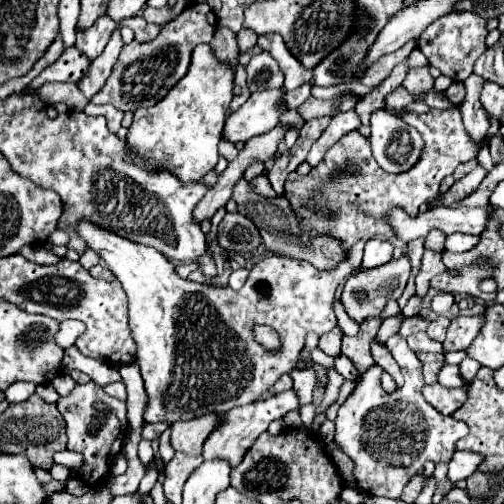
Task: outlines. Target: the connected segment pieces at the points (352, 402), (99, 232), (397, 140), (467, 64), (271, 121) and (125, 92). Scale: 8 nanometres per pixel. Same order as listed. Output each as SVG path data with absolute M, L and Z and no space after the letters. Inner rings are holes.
M393 334L387 342L393 358L403 370L405 384L393 394L385 392L379 384L379 376L383 372L381 366L369 368L353 394L339 408L335 418L335 444L341 452L345 452L355 464L355 480L361 490L371 496L385 498L401 498L405 484L423 472L427 460L433 464L449 462L455 452L455 442L467 434L467 426L457 422L451 416L439 414L431 404L421 396L423 376L419 370L419 360L409 350L405 338L401 334Z
M79 220L75 232L85 240L89 250L97 252L101 260L105 260L107 268L121 282L129 298L129 326L137 342L137 362L141 366L145 392L149 396L145 422L193 420L209 412L223 414L231 408L259 400L279 380L279 374L293 370L309 330L315 330L319 336L323 336L337 326L337 318L331 310L335 288L343 278L359 270L363 246L371 240L369 236L363 236L359 242L355 242L347 258L343 258L343 262L339 262L333 270L319 270L303 260L269 254L251 268L247 284L241 288L241 292L237 292L229 286L207 286L201 282L183 280L175 274L173 262L155 248L131 242L91 220ZM255 324L267 324L279 334L283 348L279 348L277 354L267 354L251 338L251 326Z
M377 110L371 116L371 150L377 164L391 174L401 174L413 168L419 160L423 140L417 134L409 132L409 126L393 116L389 110ZM409 136L409 142L403 144L401 138Z
M473 12L445 14L443 18L435 20L433 24L429 24L423 30L423 34L419 36L419 50L427 56L431 66L441 70L443 76L449 76L451 80L463 82L473 72L475 58L479 58L479 54L483 54L483 50L487 50L485 24L487 24L487 20L481 18L479 14L473 14Z
M267 90L251 94L241 108L227 116L221 136L233 144L245 144L251 138L269 132L273 126L279 124L279 116L283 114L277 108L277 100L281 96L285 96L285 90Z
M191 4L175 20L167 22L159 36L151 42L125 44L111 76L103 90L95 94L91 104L111 104L121 112L135 112L137 108L149 108L157 104L185 74L191 62L191 52L201 42L211 42L217 28L217 16L207 4Z

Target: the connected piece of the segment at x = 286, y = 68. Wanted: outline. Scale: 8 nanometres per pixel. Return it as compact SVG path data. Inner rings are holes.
M279 34L258 36L257 46L261 50L267 50L281 64L281 68L285 72L285 88L287 90L295 90L301 84L311 80L311 70L303 70L303 66L299 66L299 62L295 62L295 56L291 56L291 52L285 50ZM271 42L273 42L273 46L271 46Z

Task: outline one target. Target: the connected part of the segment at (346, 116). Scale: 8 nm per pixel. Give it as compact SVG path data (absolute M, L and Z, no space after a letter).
M349 110L349 112L341 112L341 114L335 114L329 122L329 126L325 128L325 132L321 134L321 138L313 144L313 148L309 150L307 154L307 162L311 166L315 166L317 162L321 162L321 158L325 156L325 152L347 132L353 132L361 126L359 122L359 116L355 114L355 110Z

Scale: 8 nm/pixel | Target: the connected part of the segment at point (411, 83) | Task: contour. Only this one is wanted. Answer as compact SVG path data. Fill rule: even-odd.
M425 66L423 70L411 70L407 74L407 78L403 80L403 86L409 90L409 94L413 94L415 98L419 98L421 94L429 92L433 88L433 78L429 74L429 66Z

